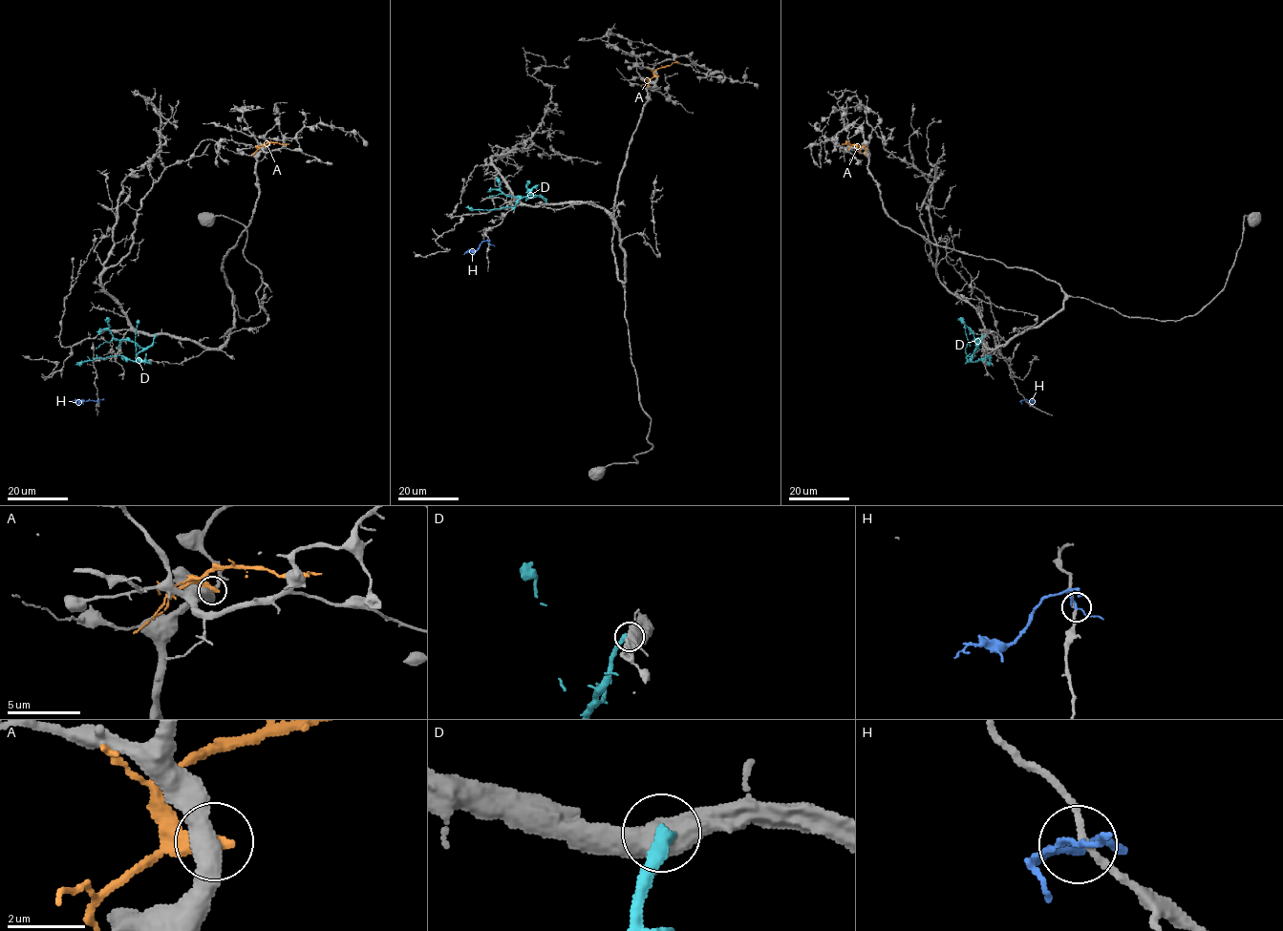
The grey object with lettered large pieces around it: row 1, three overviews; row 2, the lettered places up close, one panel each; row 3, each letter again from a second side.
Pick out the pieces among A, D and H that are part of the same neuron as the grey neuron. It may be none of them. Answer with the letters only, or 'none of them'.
none of them

